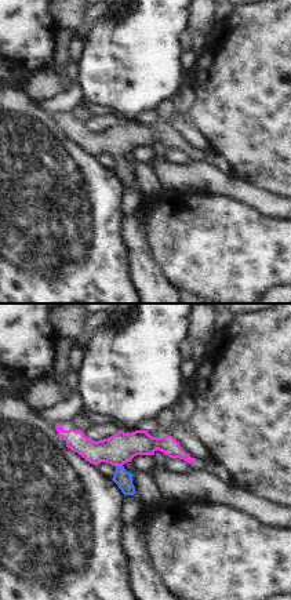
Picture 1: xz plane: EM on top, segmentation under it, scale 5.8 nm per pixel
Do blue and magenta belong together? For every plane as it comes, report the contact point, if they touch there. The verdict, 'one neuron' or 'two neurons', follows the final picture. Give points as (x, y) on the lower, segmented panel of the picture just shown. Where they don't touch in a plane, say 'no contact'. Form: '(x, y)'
(119, 466)

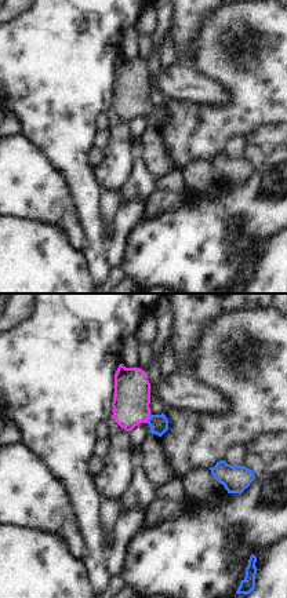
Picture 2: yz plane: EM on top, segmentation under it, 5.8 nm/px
(148, 419)

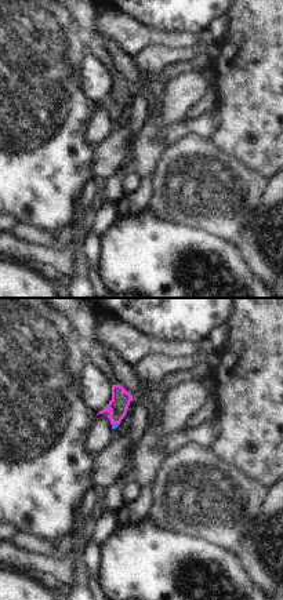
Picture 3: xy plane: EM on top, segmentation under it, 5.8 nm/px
(115, 424)

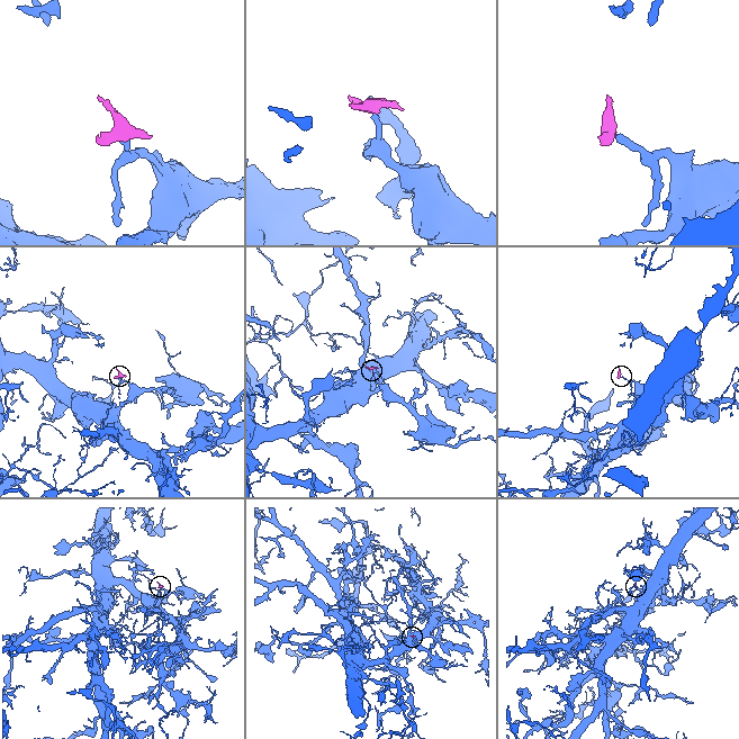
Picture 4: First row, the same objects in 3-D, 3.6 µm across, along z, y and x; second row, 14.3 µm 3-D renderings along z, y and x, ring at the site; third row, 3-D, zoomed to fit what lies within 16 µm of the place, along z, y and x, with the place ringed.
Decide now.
one neuron

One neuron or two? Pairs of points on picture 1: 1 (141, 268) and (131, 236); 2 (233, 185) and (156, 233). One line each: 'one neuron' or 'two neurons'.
1: one neuron
2: two neurons

